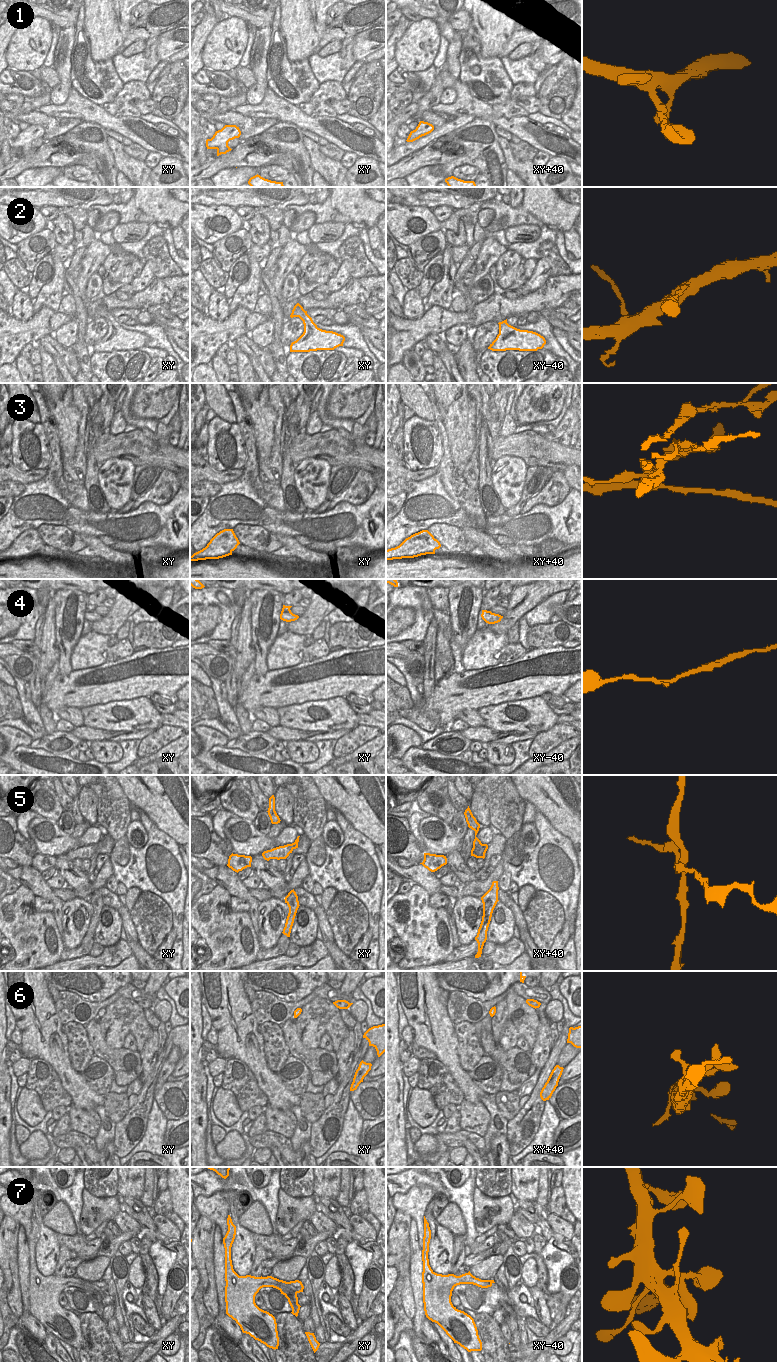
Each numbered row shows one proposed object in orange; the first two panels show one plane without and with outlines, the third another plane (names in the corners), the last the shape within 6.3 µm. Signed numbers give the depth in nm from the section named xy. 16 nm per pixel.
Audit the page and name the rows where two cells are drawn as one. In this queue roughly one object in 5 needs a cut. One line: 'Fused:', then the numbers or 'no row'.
Fused: 3, 5

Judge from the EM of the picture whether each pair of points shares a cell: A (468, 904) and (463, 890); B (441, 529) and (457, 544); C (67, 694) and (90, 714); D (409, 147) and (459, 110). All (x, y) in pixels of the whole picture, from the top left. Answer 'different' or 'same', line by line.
A: different
B: same
C: different
D: different

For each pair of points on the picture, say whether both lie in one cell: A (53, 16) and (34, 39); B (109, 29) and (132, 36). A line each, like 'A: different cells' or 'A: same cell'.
A: different cells
B: different cells

